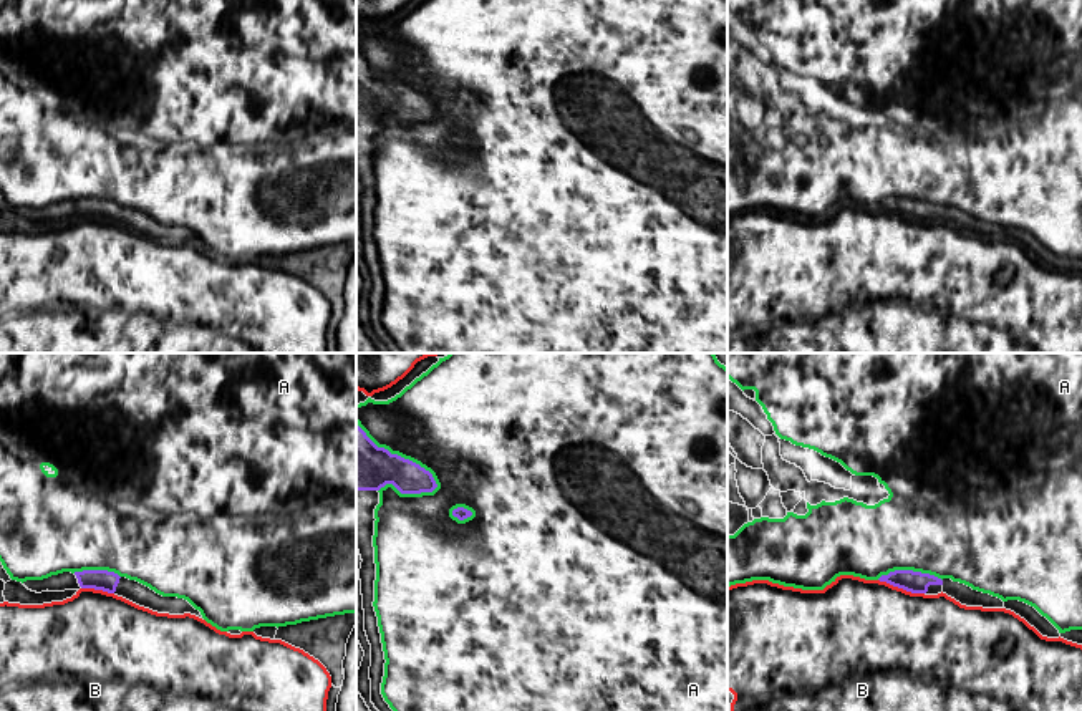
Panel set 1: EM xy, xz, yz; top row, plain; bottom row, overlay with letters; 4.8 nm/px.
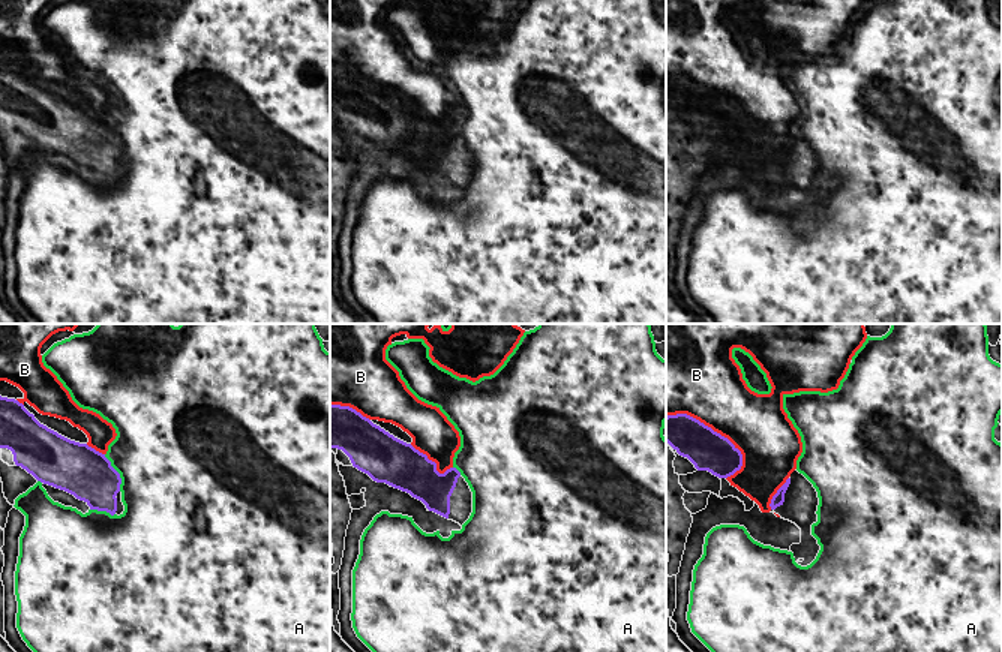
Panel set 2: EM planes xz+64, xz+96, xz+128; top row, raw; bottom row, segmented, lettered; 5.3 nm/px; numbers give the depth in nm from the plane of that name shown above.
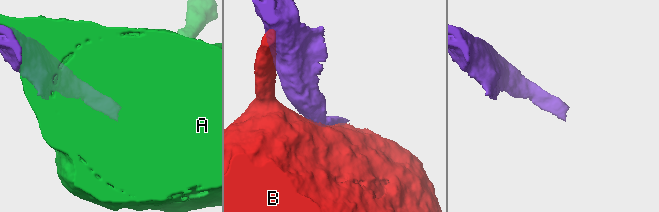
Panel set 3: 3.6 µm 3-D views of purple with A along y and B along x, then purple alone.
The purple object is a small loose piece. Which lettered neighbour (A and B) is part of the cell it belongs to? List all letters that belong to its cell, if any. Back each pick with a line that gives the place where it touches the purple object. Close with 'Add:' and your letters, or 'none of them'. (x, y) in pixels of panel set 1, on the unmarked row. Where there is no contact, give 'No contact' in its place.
Add: none of them

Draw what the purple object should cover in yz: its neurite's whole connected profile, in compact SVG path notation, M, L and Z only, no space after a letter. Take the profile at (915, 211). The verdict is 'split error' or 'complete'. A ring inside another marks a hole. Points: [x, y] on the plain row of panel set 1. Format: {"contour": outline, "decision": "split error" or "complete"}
{"contour": "M895 199L878 209L911 222L938 224L943 220L941 207L913 199Z", "decision": "split error"}

